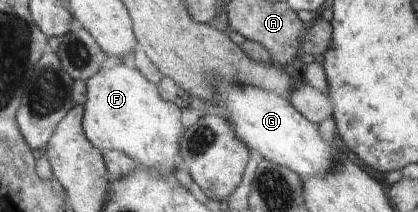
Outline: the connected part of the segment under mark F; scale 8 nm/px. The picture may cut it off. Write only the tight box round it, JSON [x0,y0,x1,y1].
[85,63,183,177]

